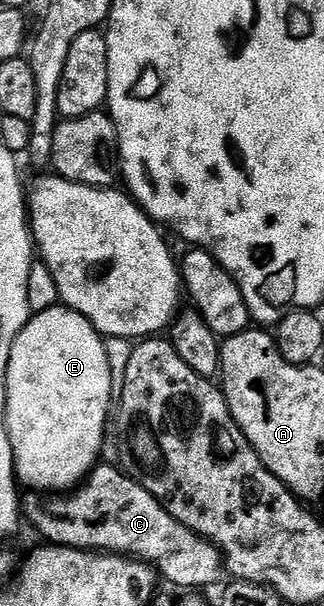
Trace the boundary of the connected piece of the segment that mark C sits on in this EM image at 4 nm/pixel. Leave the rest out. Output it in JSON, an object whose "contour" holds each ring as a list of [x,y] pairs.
{"contour":[[[97,463],[88,473],[86,479],[71,494],[61,495],[59,498],[44,498],[27,505],[26,520],[33,524],[47,543],[61,548],[82,548],[95,550],[101,554],[115,554],[133,560],[139,560],[151,566],[161,577],[164,576],[176,588],[184,590],[204,590],[216,579],[222,576],[222,553],[211,540],[205,540],[197,532],[191,532],[182,522],[175,520],[165,508],[160,505],[140,485],[139,479],[125,474],[113,464]]]}

